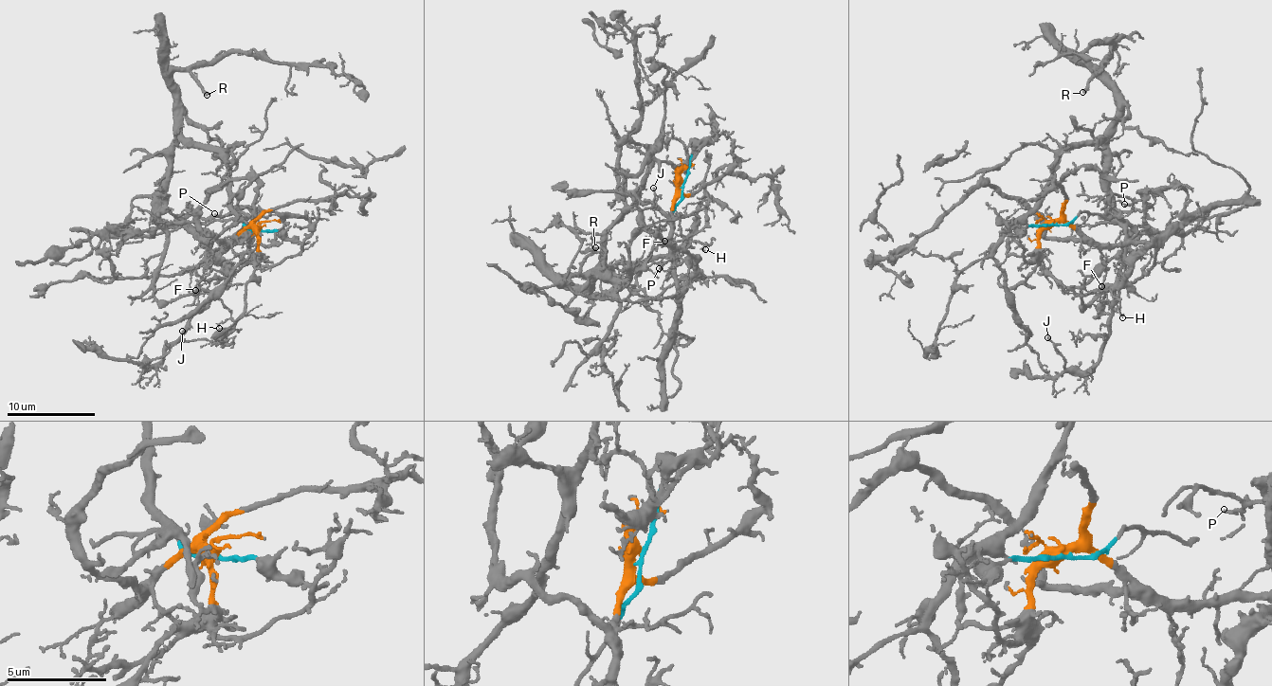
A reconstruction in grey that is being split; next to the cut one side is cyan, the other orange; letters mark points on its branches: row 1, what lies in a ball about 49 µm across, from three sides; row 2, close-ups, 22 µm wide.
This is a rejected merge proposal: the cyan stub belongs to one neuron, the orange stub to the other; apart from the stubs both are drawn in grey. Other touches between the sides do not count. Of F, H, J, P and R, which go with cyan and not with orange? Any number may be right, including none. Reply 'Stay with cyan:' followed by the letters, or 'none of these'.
Stay with cyan: R

